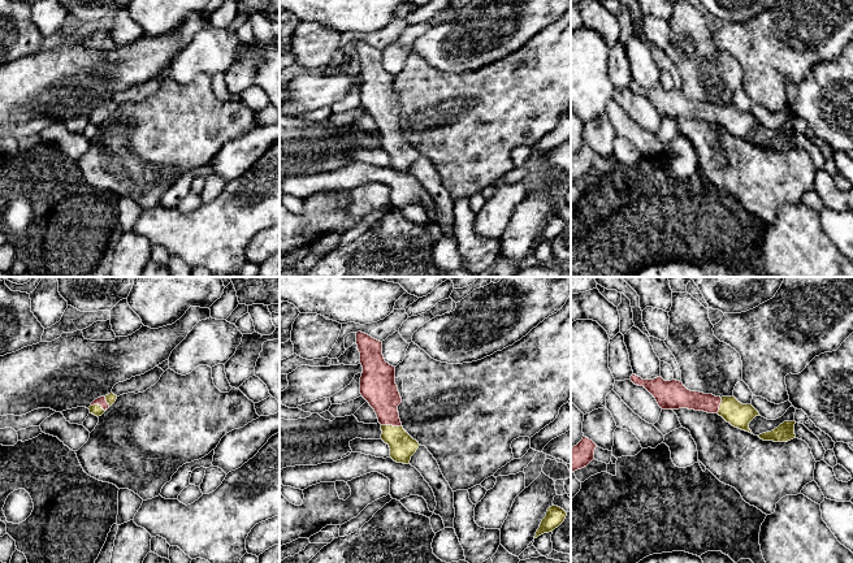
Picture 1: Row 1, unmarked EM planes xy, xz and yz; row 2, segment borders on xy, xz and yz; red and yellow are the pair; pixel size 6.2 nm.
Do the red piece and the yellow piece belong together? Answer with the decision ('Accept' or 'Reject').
Accept

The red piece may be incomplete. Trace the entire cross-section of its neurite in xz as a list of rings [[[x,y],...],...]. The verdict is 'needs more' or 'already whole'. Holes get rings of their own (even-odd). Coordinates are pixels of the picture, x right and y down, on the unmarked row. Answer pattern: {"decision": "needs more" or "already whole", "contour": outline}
{"decision": "needs more", "contour": [[[358,40],[356,53],[363,75],[360,103],[377,124],[381,148],[389,153],[390,166],[410,173],[420,153],[403,138],[399,127],[398,114],[402,107],[395,92],[395,75],[385,70],[382,51]]]}

